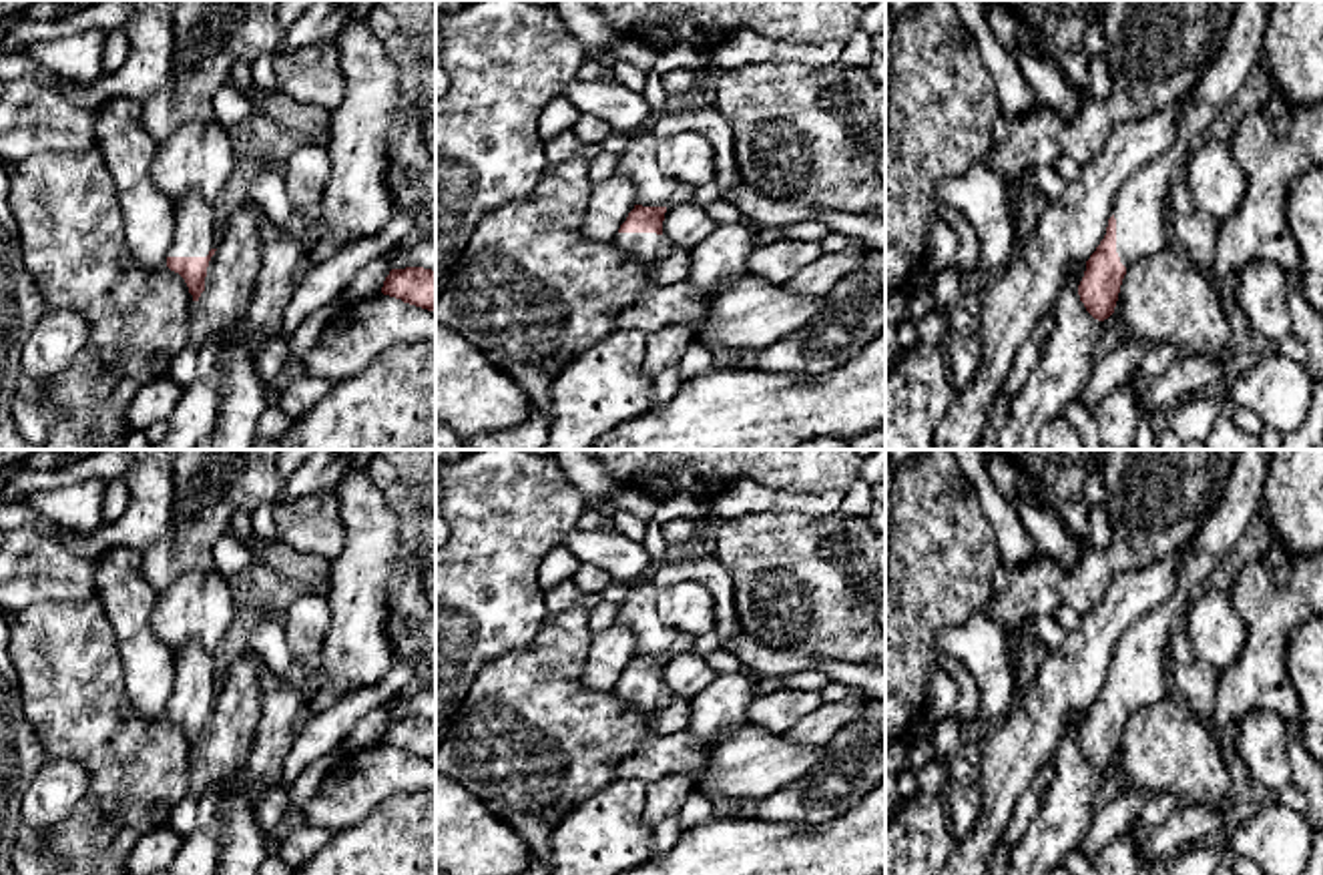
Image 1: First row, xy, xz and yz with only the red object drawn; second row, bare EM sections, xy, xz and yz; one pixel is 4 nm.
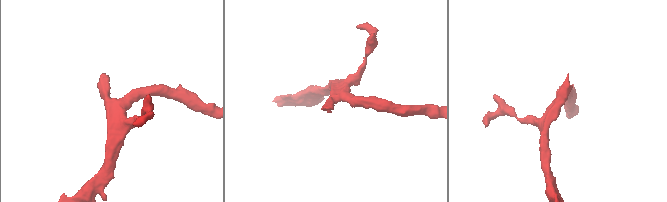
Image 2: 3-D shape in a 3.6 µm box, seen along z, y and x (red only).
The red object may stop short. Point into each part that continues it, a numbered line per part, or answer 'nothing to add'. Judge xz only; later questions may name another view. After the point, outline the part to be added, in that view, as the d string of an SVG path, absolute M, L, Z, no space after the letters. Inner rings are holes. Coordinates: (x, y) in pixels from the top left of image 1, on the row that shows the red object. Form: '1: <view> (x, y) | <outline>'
1: xz (643, 247) | M618 233L614 249L628 255L634 263L656 265L667 251L667 239L656 233Z

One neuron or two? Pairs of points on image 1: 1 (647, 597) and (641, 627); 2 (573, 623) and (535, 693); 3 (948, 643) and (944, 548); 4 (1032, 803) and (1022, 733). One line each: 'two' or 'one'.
1: one
2: one
3: two
4: two

